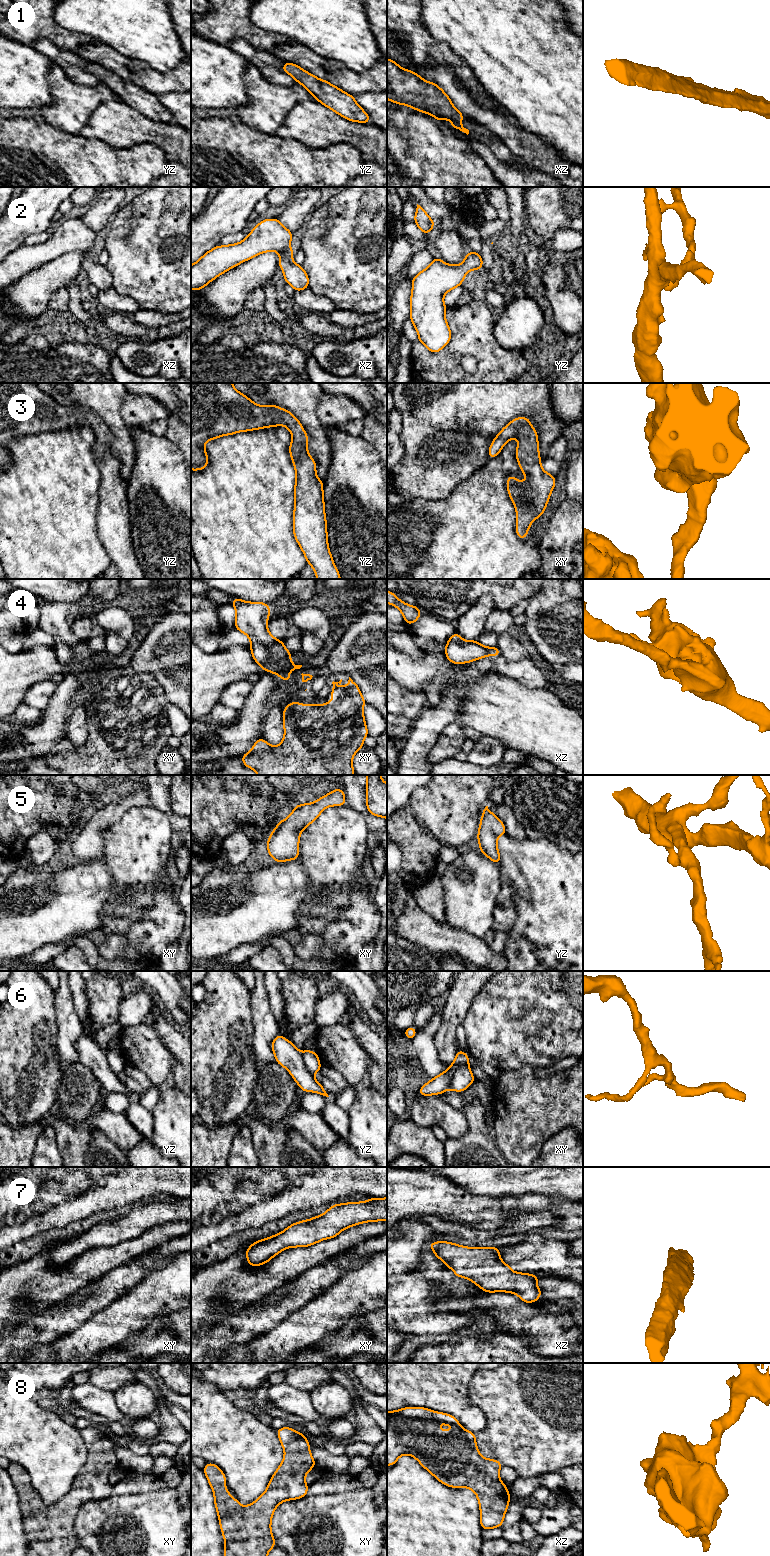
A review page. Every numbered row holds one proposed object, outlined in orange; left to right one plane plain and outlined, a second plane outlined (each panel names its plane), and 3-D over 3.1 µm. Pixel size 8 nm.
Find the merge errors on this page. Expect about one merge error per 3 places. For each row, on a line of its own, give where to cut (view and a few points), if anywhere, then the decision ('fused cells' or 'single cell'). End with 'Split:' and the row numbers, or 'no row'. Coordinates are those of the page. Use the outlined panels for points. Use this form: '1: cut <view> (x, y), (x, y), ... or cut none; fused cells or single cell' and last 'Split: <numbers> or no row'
1: cut none; single cell
2: cut none; single cell
3: cut none; single cell
4: cut none; single cell
5: cut none; single cell
6: cut xy (468, 1064), (461, 1064), (455, 1070), (449, 1087); fused cells
7: cut none; single cell
8: cut none; single cell
Split: 6

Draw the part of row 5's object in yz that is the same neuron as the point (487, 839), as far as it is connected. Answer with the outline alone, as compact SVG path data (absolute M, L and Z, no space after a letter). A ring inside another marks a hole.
M486 806L482 813L477 834L478 844L480 846L480 852L496 864L499 864L501 861L497 848L497 839L505 833L507 833L505 825L494 813L490 812L488 806Z

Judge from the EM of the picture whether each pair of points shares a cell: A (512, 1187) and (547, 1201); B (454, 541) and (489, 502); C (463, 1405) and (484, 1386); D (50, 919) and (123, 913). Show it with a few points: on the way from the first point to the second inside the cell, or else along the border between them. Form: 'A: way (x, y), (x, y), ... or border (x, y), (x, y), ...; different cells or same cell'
A: border (506, 1195), (543, 1194), (552, 1197); different cells
B: way (464, 531), (479, 516), (479, 512); same cell
C: border (472, 1376), (468, 1398), (485, 1417); different cells
D: border (101, 918), (103, 926); different cells

